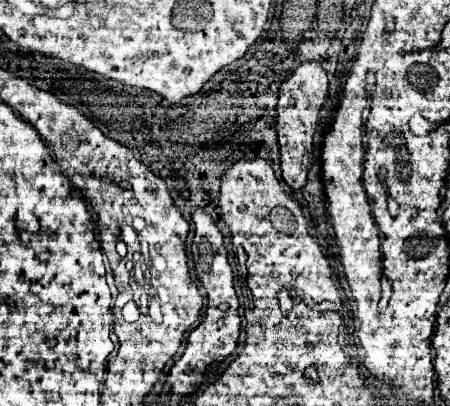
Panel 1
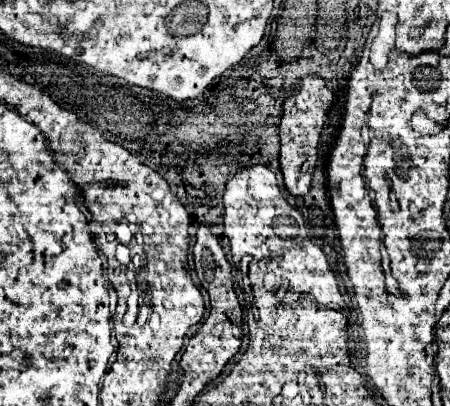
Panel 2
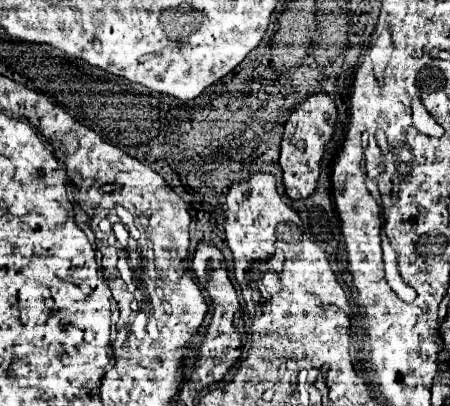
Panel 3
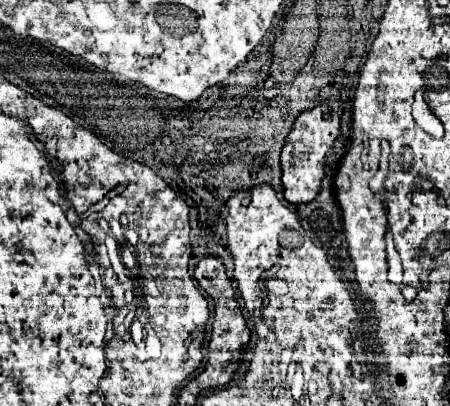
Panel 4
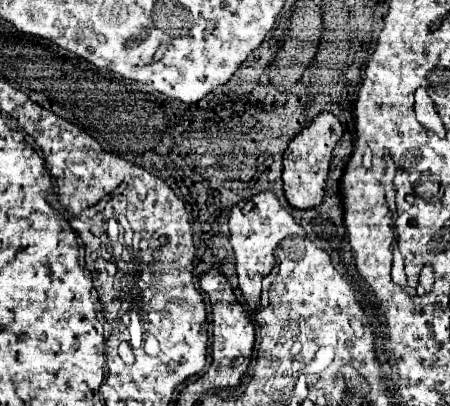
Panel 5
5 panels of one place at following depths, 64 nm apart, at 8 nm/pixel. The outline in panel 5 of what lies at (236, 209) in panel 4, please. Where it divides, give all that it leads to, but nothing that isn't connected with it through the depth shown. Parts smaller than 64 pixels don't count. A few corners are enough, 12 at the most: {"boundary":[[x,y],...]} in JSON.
{"boundary":[[272,192],[230,212],[236,272],[276,266],[296,224]]}

